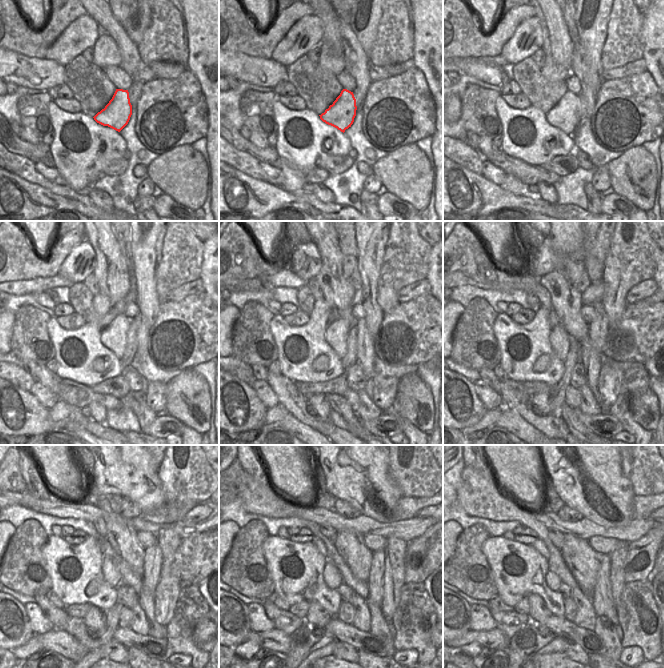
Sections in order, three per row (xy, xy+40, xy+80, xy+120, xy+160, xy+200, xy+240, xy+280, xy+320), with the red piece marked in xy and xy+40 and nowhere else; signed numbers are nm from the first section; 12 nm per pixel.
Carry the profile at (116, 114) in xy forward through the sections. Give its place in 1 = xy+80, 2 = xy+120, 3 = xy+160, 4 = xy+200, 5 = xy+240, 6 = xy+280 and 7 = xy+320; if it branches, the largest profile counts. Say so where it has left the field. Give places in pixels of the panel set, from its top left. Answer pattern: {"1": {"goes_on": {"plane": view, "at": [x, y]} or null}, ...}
{"1": {"goes_on": {"plane": "xy+80", "at": [563, 115]}}, "2": {"goes_on": {"plane": "xy+120", "at": [113, 337]}}, "3": {"goes_on": {"plane": "xy+160", "at": [336, 335]}}, "4": {"goes_on": {"plane": "xy+200", "at": [559, 339]}}, "5": {"goes_on": {"plane": "xy+240", "at": [112, 575]}}, "6": {"goes_on": {"plane": "xy+280", "at": [332, 576]}}, "7": {"goes_on": {"plane": "xy+320", "at": [553, 582]}}}

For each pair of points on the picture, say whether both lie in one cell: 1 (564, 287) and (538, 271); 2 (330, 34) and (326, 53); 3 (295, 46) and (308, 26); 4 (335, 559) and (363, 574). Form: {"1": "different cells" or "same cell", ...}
{"1": "different cells", "2": "different cells", "3": "same cell", "4": "different cells"}

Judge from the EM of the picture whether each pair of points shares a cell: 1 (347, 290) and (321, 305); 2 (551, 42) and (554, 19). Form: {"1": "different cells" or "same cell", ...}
{"1": "different cells", "2": "same cell"}

